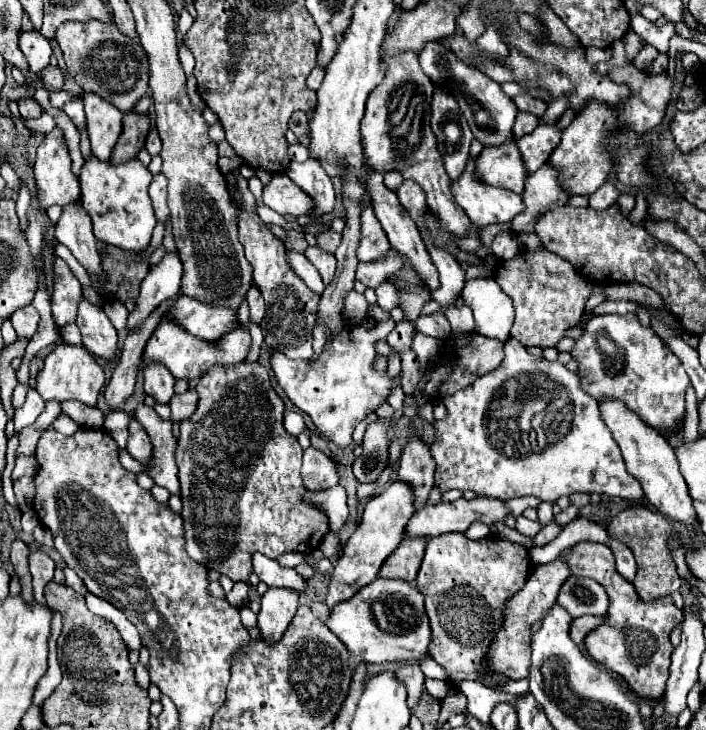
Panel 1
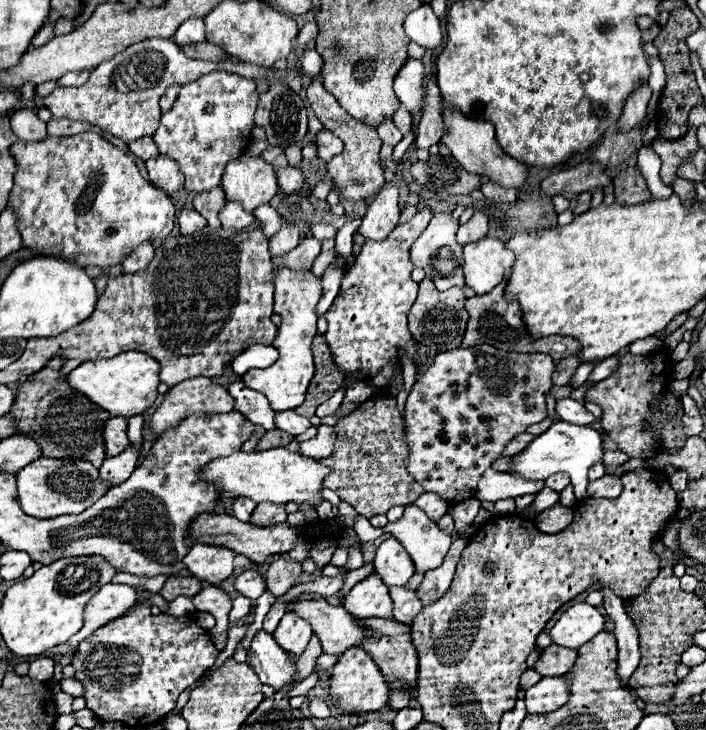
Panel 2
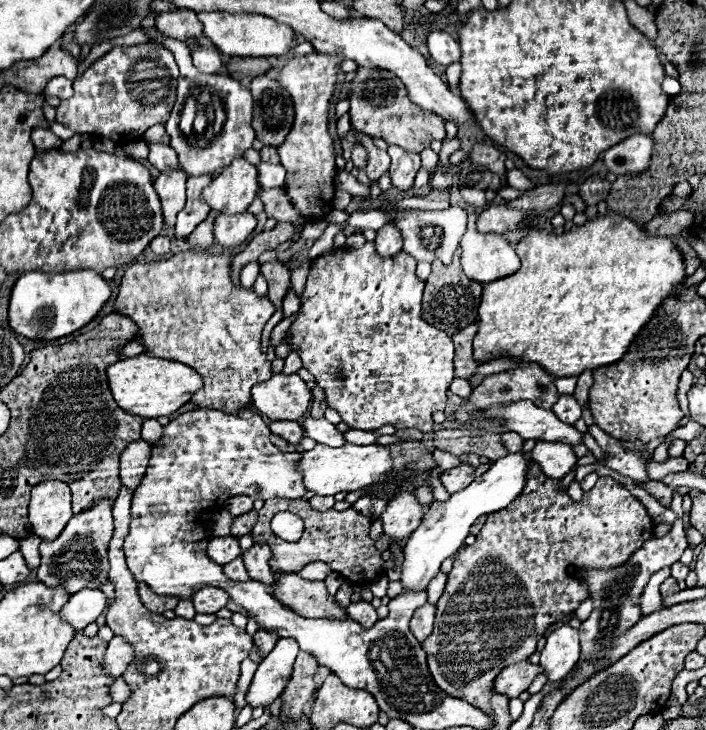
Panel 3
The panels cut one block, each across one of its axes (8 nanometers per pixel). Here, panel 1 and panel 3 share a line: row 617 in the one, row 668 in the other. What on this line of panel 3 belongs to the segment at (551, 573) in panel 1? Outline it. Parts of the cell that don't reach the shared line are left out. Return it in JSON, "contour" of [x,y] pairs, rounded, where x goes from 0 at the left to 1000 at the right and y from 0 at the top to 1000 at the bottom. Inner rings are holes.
{"contour":[[[734,907],[728,912],[717,912],[705,929],[700,932],[700,942],[708,951],[717,951],[722,956],[737,953],[739,948],[748,945],[748,940],[756,934],[756,929],[768,923],[768,912],[745,907]]]}

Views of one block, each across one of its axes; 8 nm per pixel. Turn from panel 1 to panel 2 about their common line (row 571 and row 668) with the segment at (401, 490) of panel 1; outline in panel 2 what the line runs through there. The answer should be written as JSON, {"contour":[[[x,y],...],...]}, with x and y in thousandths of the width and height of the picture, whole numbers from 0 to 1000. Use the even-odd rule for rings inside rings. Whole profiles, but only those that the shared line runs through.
{"contour":[[[496,888],[479,910],[470,915],[467,926],[467,956],[473,967],[484,970],[490,978],[510,978],[510,975],[533,975],[547,967],[550,959],[550,937],[535,918],[533,907],[513,890],[513,888]]]}

